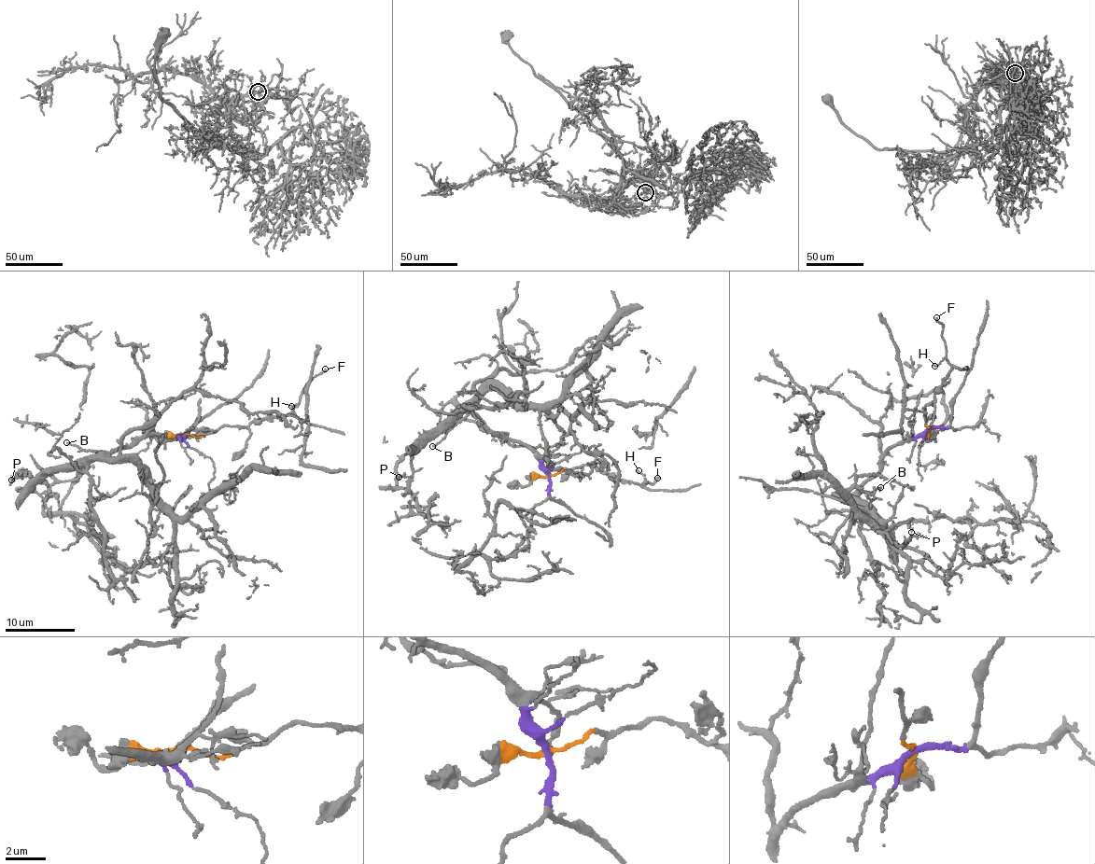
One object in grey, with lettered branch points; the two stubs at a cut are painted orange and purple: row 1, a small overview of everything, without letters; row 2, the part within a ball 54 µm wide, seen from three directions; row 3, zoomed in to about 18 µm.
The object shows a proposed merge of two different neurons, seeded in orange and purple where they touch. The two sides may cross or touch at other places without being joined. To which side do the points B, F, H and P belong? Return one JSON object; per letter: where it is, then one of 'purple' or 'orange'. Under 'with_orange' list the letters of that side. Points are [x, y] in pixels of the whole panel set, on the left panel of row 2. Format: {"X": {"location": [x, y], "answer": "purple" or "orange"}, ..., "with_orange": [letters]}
{"B": {"location": [66, 442], "answer": "purple"}, "F": {"location": [325, 369], "answer": "orange"}, "H": {"location": [291, 406], "answer": "orange"}, "P": {"location": [11, 480], "answer": "purple"}, "with_orange": ["F", "H"]}

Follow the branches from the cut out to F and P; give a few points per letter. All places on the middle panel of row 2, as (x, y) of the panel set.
F: (548, 477), (580, 465), (599, 468), (641, 486), (658, 478)
P: (549, 476), (533, 452), (517, 441), (491, 433), (476, 416), (461, 411), (415, 453), (410, 476), (399, 477)

